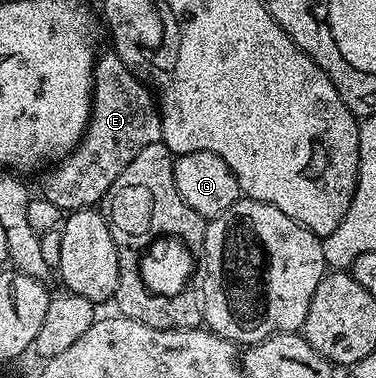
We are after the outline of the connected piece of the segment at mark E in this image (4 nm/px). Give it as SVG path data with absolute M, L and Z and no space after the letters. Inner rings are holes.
M107 49L95 61L95 87L91 90L91 119L87 131L74 149L42 172L42 198L53 201L53 205L65 213L102 204L109 185L125 173L125 165L129 165L145 145L158 143L162 137L163 116L152 92L114 50Z

